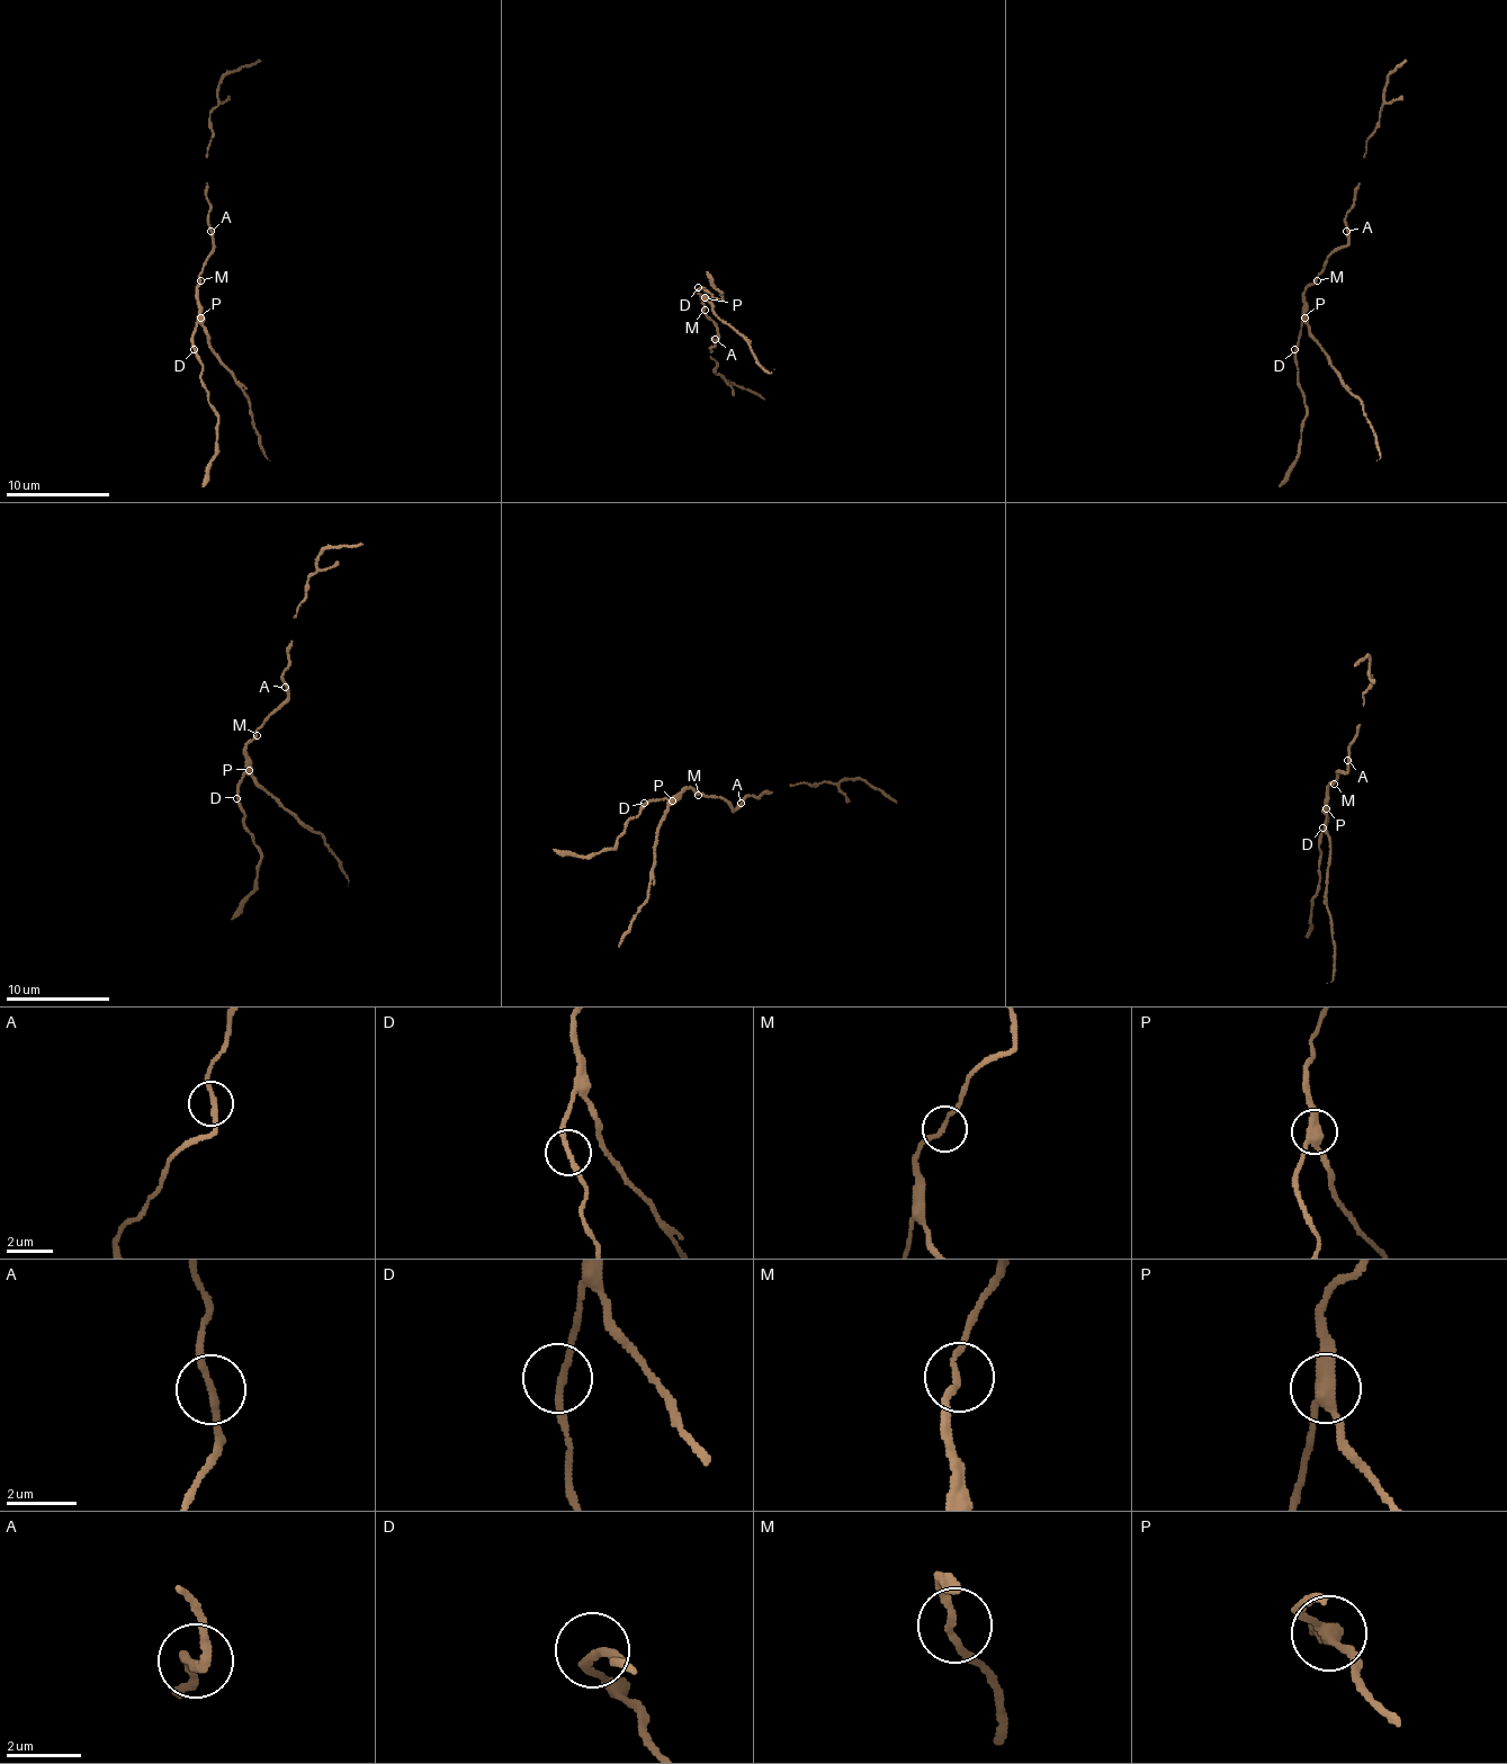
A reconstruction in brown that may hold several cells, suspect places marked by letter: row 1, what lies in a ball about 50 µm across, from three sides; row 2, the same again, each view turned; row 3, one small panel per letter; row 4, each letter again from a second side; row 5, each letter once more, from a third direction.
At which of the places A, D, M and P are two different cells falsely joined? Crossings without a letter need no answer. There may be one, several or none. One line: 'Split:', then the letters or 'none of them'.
Split: P

